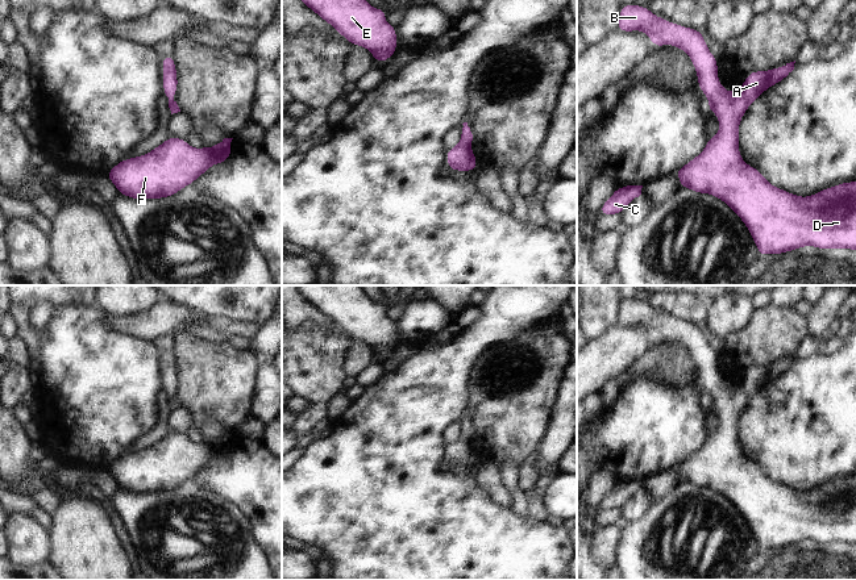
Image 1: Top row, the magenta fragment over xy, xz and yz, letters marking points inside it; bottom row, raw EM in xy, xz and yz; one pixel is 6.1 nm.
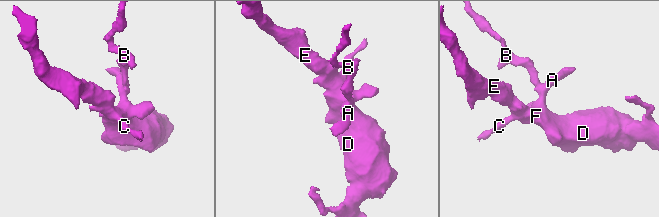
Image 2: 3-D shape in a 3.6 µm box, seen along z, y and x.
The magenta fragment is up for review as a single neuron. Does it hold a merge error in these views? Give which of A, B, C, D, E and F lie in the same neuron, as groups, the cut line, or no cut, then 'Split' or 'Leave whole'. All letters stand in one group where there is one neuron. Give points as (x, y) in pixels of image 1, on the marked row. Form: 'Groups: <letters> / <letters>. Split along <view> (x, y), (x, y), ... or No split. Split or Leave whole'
Groups: A B C D E F. No split. Leave whole.

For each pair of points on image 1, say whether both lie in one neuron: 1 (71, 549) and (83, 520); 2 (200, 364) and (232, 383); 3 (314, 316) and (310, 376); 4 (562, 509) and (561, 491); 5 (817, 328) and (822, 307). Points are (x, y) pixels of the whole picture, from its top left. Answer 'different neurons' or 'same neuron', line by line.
1: same neuron
2: same neuron
3: different neurons
4: same neuron
5: same neuron

